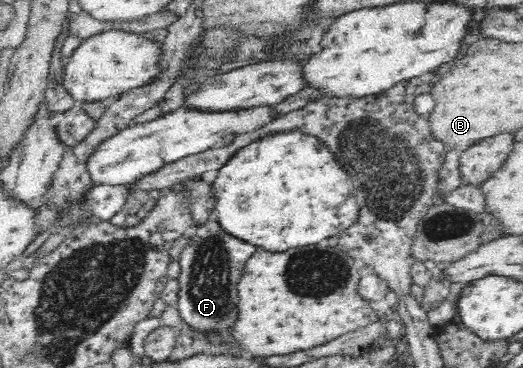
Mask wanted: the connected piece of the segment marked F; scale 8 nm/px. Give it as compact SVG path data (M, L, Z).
M212 219L204 226L194 227L188 234L190 235L190 245L184 247L178 259L181 267L181 274L178 281L180 291L178 293L179 299L176 301L176 306L183 318L185 329L189 333L205 334L205 337L214 335L231 335L232 329L236 327L238 317L240 317L240 310L236 309L240 303L240 296L238 296L238 283L240 277L246 271L246 263L248 259L258 251L258 247L250 245L250 243L242 243L242 239L234 239L226 233L216 220Z

